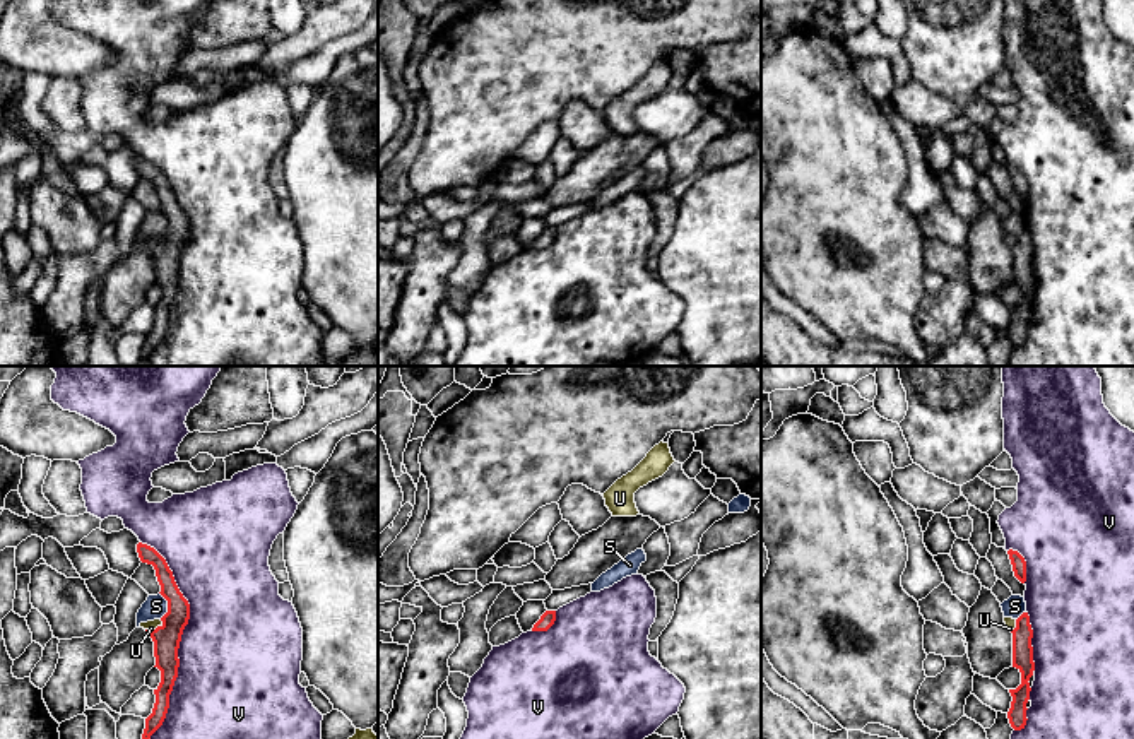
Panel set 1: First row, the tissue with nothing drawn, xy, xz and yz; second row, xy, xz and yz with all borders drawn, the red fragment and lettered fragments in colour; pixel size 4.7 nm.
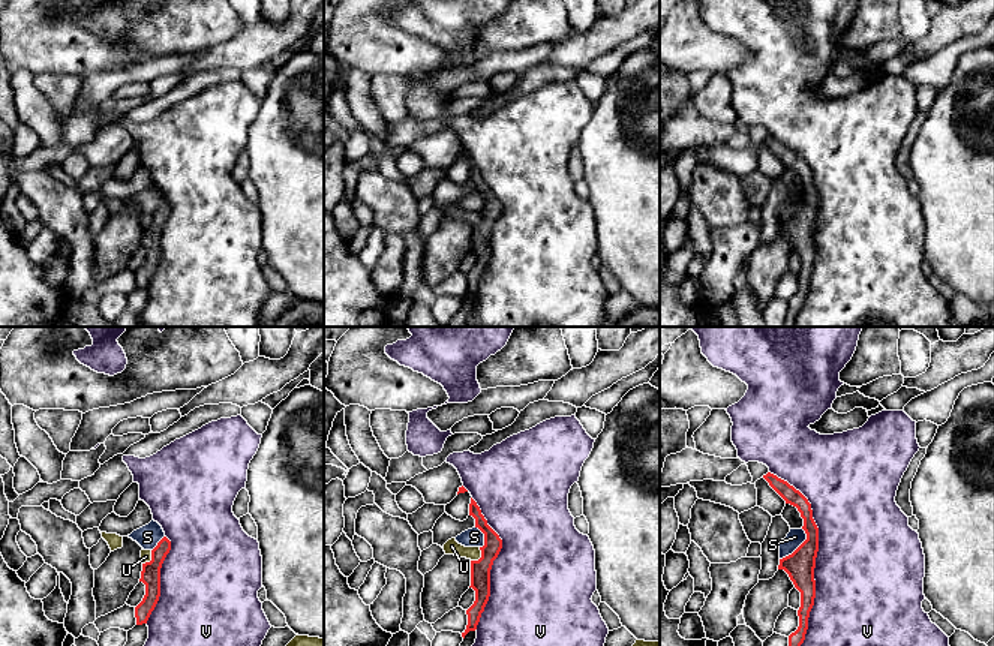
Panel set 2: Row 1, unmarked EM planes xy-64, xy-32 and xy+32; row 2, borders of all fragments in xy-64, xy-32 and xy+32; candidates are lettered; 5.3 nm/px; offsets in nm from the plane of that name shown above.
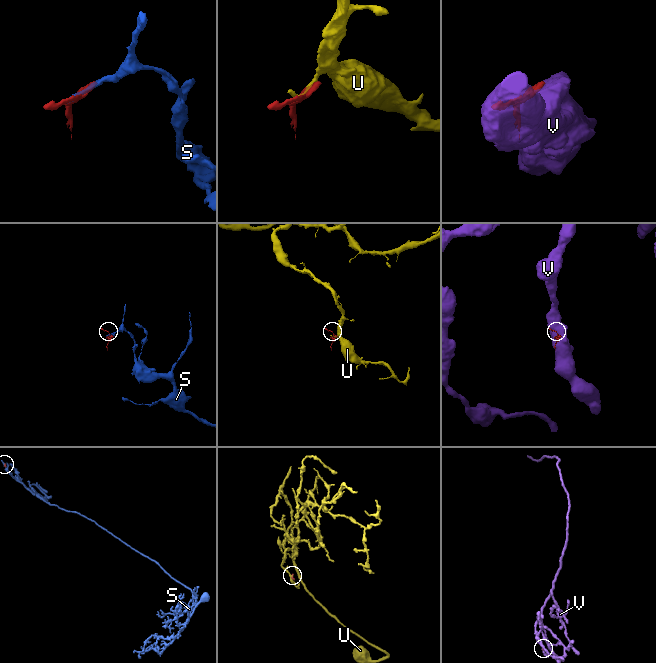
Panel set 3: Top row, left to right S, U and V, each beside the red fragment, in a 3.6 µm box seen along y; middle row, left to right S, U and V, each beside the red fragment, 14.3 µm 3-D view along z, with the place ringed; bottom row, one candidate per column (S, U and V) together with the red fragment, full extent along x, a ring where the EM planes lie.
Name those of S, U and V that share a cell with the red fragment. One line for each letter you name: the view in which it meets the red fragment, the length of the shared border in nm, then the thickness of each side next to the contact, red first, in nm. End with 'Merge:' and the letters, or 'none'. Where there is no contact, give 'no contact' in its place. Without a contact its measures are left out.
Merge: none

